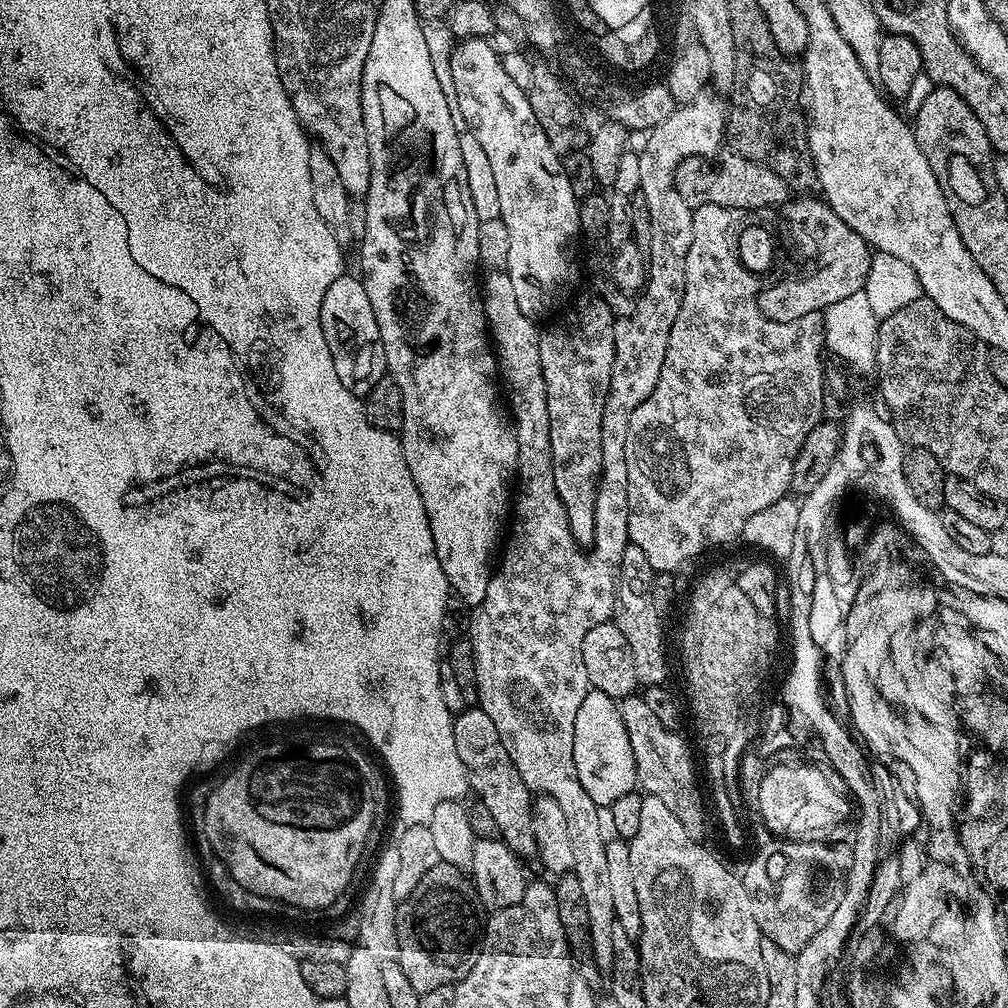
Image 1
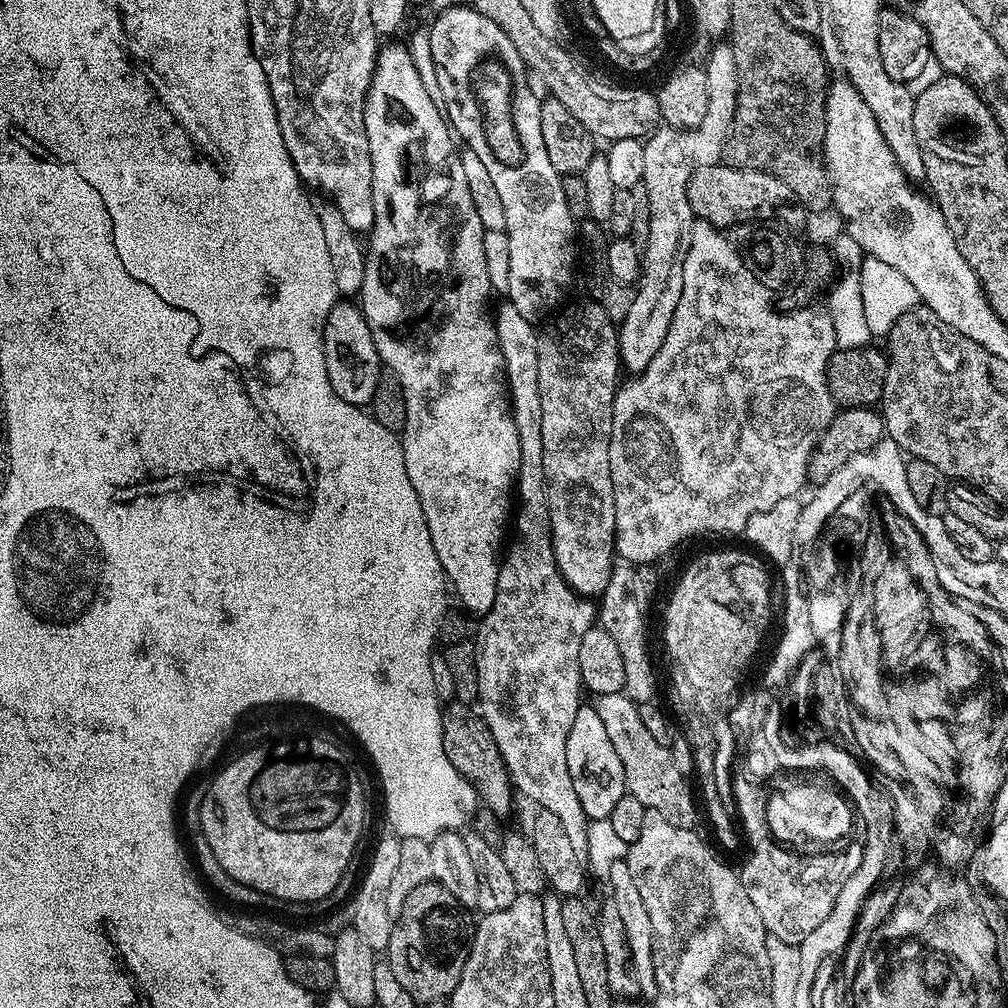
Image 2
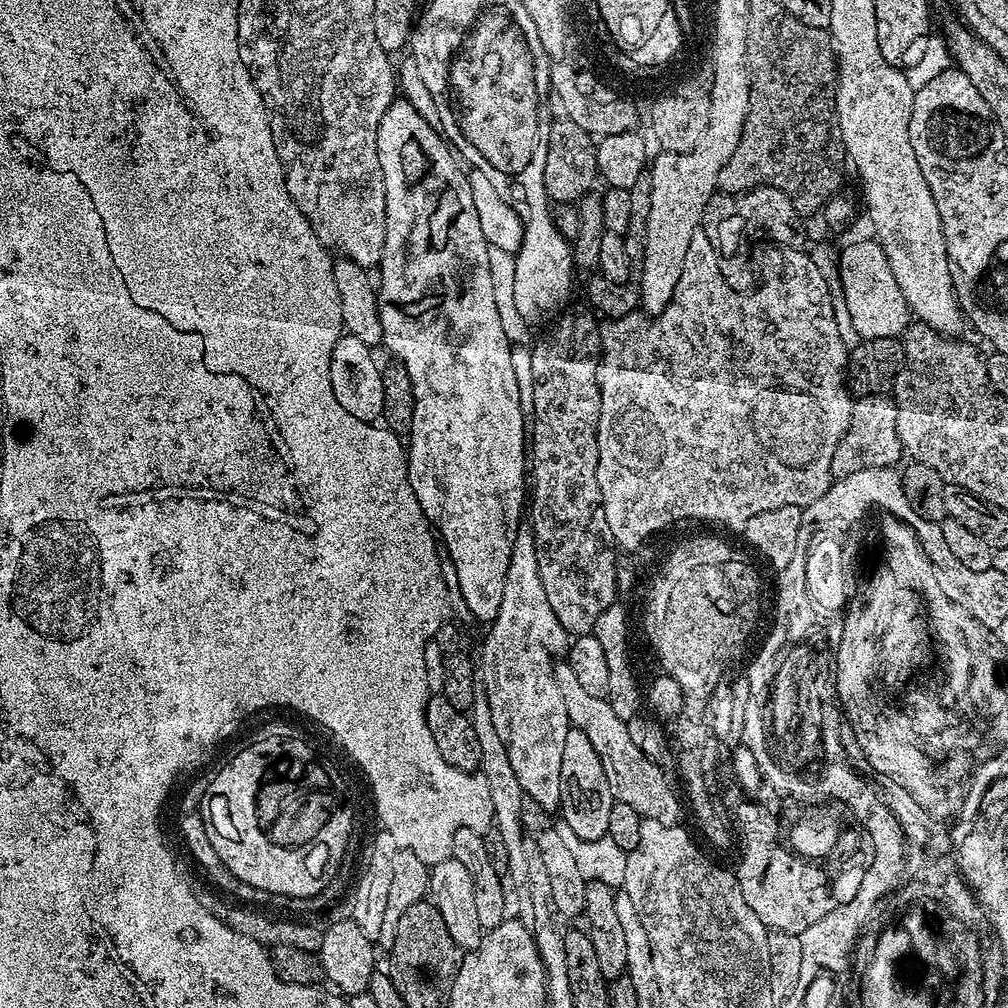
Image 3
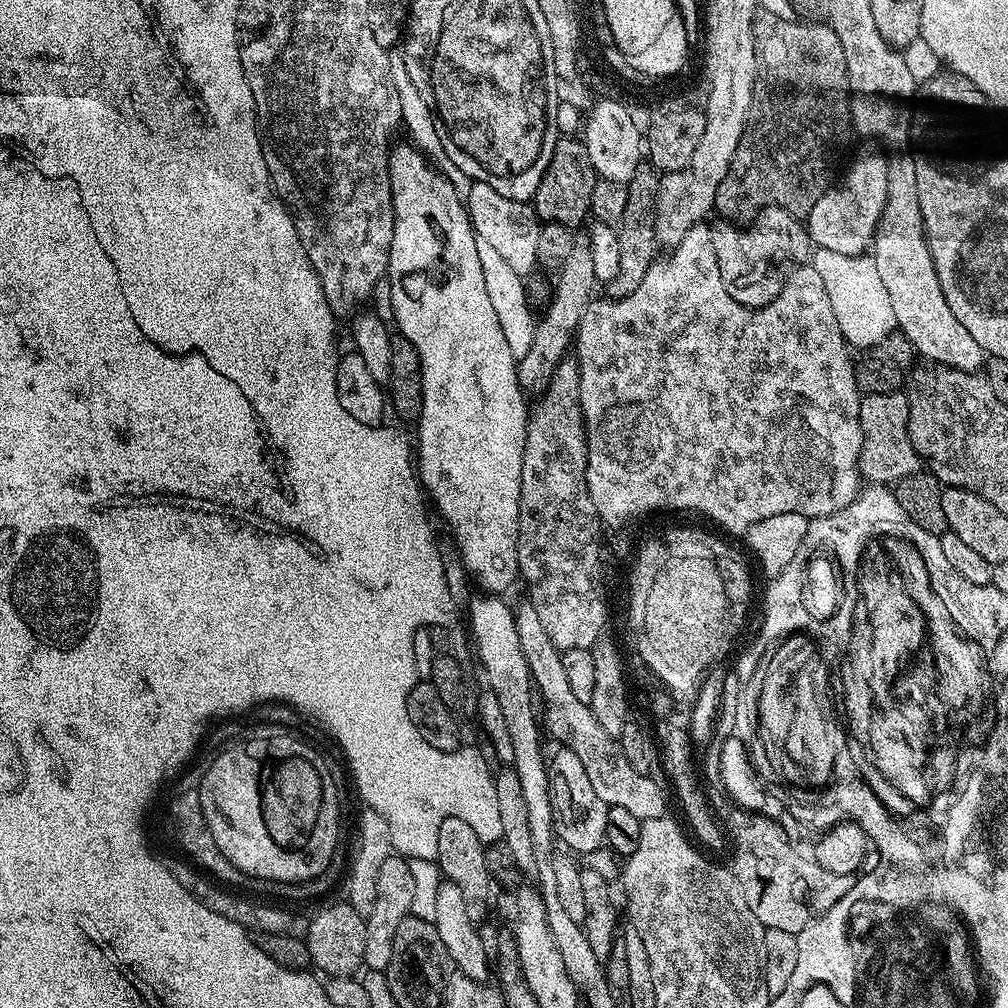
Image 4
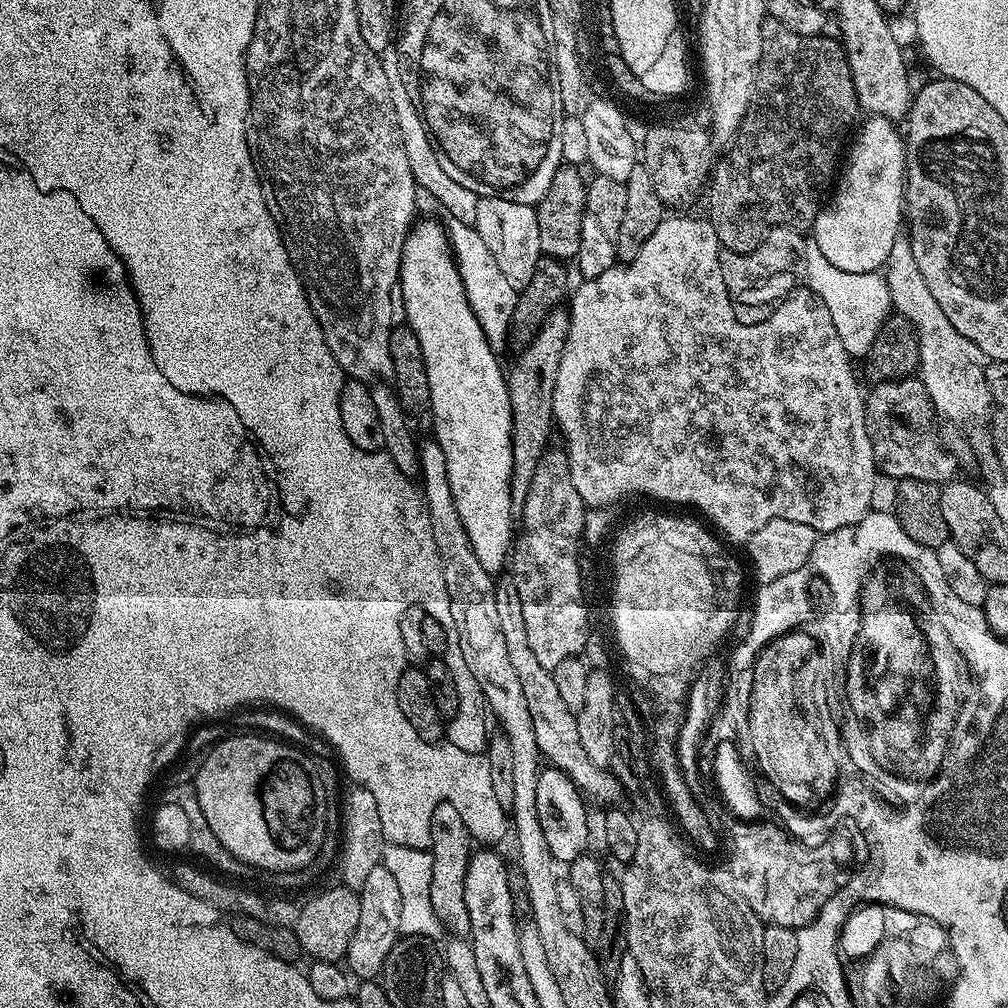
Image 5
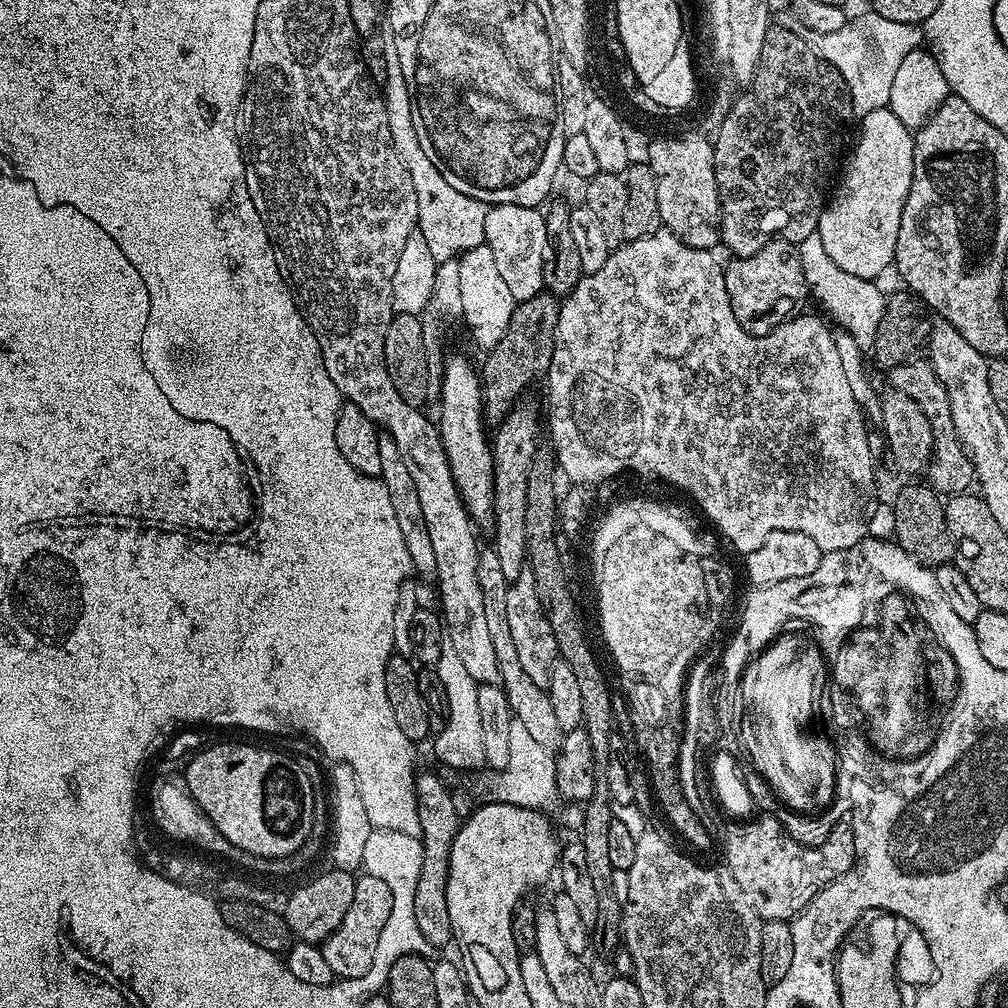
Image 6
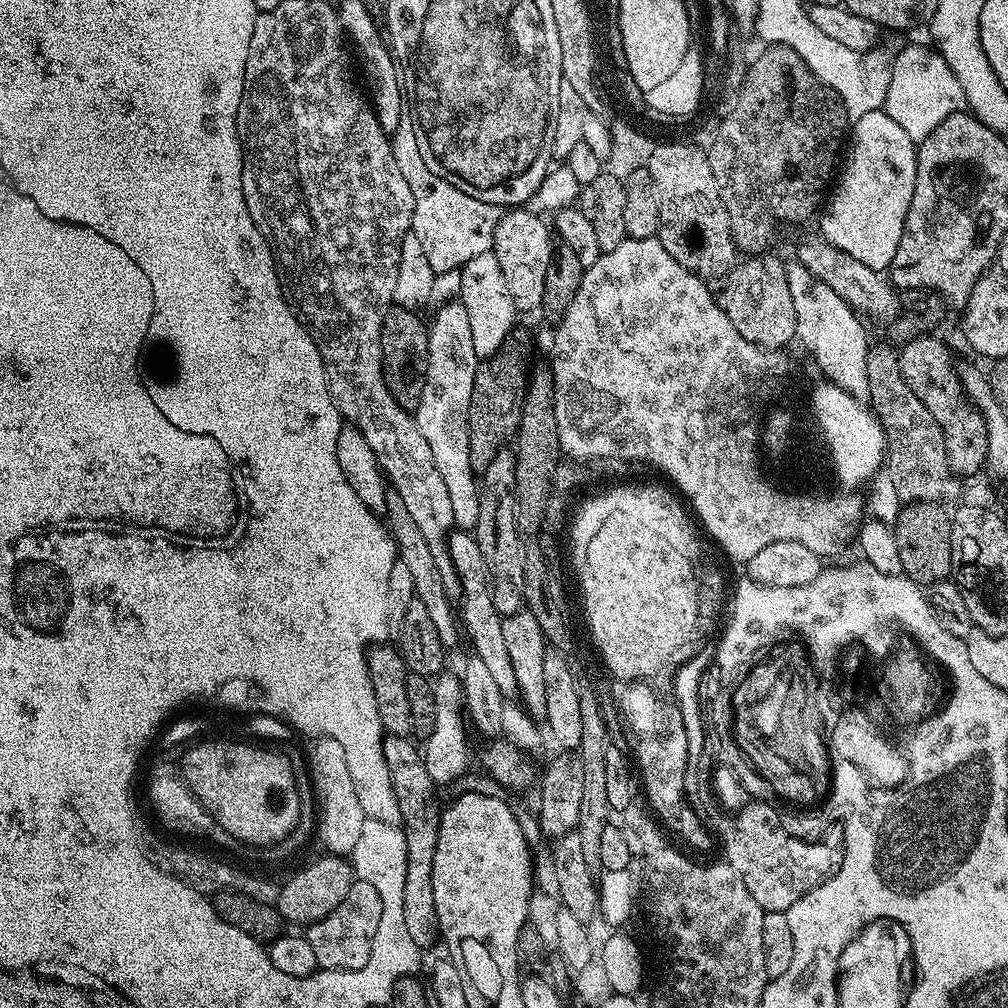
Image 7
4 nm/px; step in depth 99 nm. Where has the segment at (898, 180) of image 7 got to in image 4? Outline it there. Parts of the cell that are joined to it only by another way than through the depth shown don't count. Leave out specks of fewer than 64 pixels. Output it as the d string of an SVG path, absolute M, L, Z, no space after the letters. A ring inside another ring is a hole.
M868 152L860 156L848 168L848 173L835 186L828 189L810 210L806 218L808 236L816 248L834 250L834 254L847 256L863 256L871 249L872 241L876 239L876 228L880 225L882 210L886 206L886 186L888 185L889 157L879 156L876 152Z

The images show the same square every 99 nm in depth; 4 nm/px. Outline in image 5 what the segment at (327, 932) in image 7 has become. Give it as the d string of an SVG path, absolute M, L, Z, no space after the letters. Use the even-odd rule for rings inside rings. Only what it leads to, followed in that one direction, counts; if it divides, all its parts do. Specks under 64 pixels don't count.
M381 863L370 870L366 882L358 889L358 895L358 926L354 930L354 938L350 938L346 968L357 981L376 980L383 973L386 958L401 935L399 916L402 914L402 893L394 874Z

